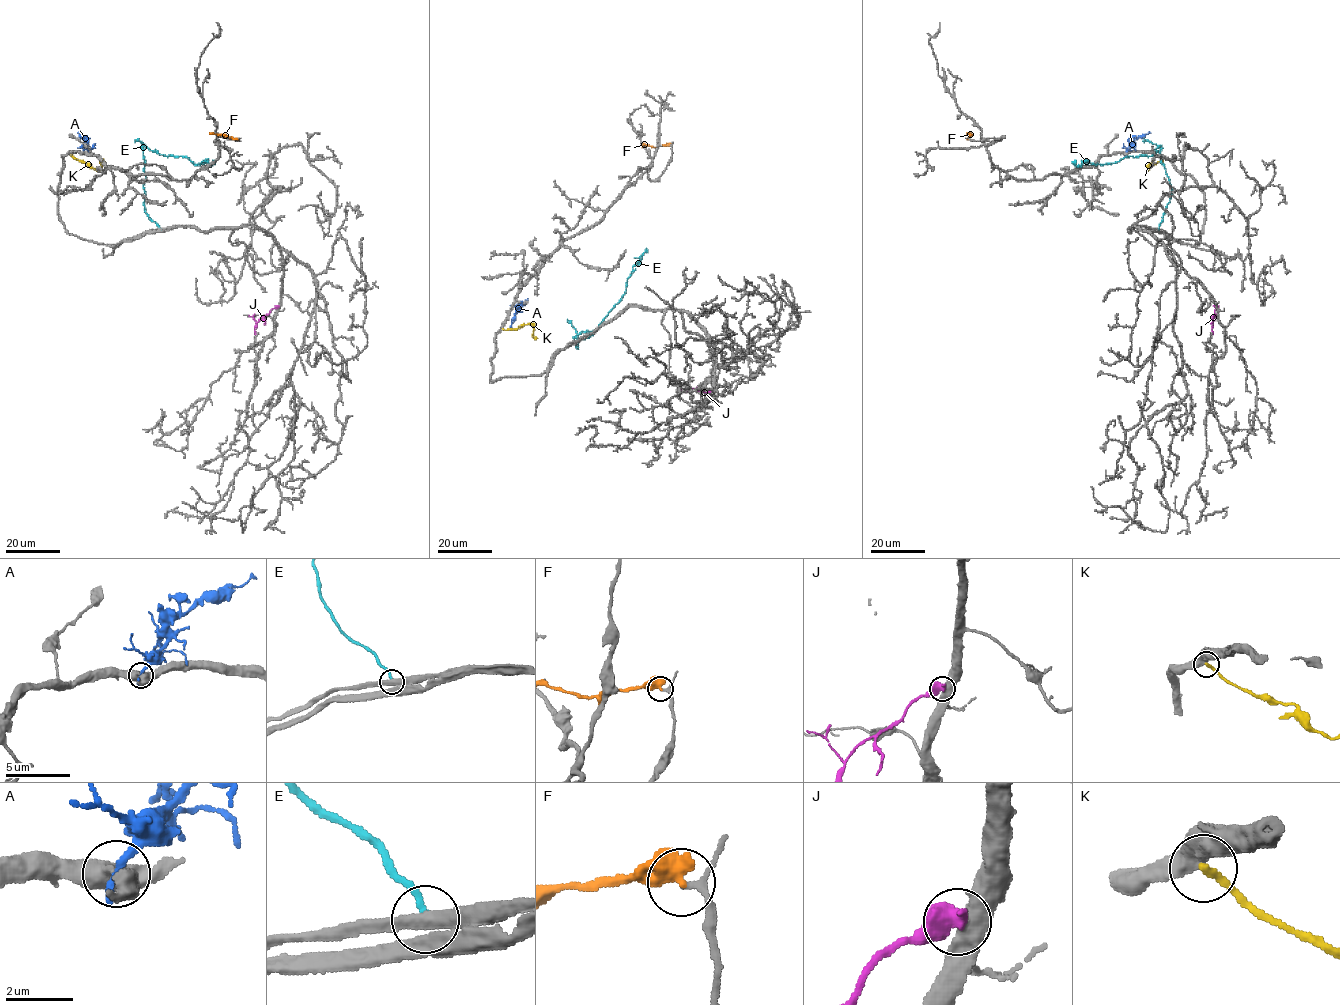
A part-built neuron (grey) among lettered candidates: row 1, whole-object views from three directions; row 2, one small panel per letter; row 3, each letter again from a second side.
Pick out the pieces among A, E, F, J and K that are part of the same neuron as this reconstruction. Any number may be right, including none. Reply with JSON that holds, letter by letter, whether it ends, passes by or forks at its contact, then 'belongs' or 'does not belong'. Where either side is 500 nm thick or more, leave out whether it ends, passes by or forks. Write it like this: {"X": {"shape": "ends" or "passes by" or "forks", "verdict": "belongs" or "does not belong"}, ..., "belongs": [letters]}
{"A": {"shape": "ends", "verdict": "does not belong"}, "E": {"shape": "ends", "verdict": "does not belong"}, "F": {"verdict": "does not belong"}, "J": {"verdict": "does not belong"}, "K": {"verdict": "does not belong"}, "belongs": []}

